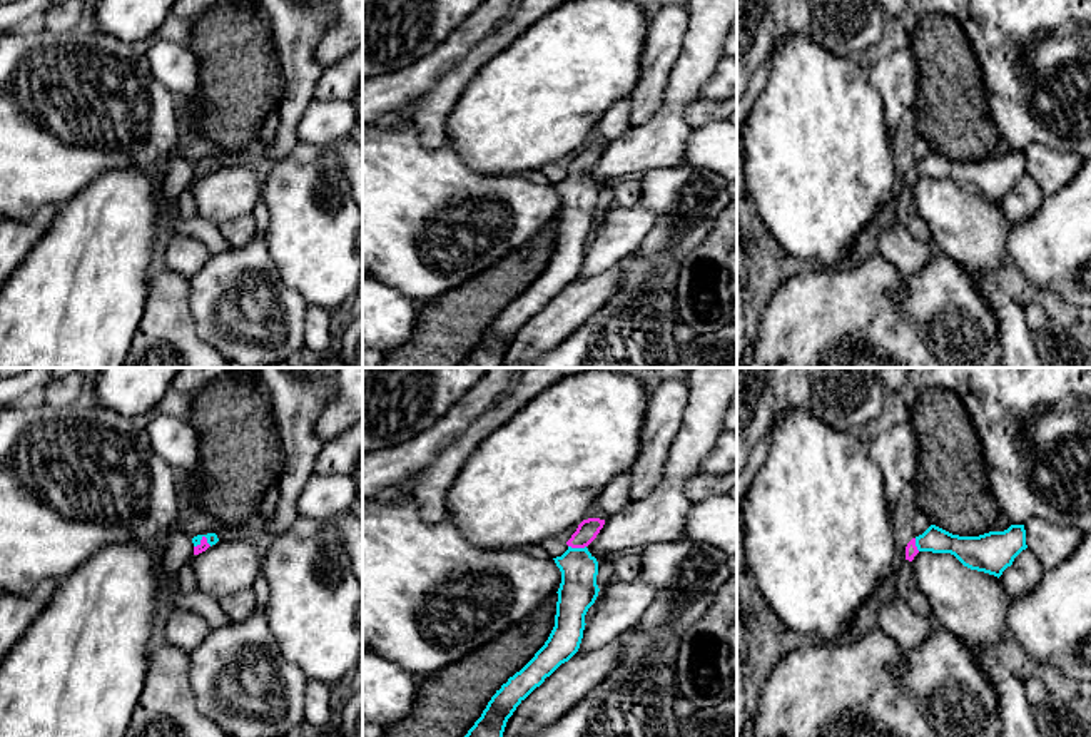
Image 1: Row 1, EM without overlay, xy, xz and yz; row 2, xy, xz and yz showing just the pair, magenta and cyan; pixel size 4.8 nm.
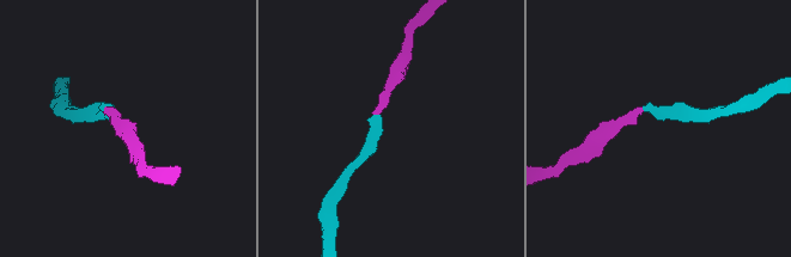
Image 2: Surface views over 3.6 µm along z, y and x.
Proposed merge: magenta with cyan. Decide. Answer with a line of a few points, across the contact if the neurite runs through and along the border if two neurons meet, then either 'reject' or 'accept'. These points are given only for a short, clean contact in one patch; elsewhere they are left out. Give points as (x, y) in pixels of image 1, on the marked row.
xz (587, 530), (577, 547), (578, 590) | accept

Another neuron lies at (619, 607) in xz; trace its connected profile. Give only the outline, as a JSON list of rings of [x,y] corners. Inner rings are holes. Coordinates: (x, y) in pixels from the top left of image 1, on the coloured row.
[[[640,578],[610,583],[601,588],[595,600],[595,613],[585,625],[576,653],[601,648],[627,633],[640,622],[655,597],[657,590]]]

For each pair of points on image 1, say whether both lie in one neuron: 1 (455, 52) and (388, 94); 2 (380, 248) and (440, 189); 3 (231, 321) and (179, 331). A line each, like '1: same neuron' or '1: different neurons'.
1: same neuron
2: same neuron
3: different neurons

